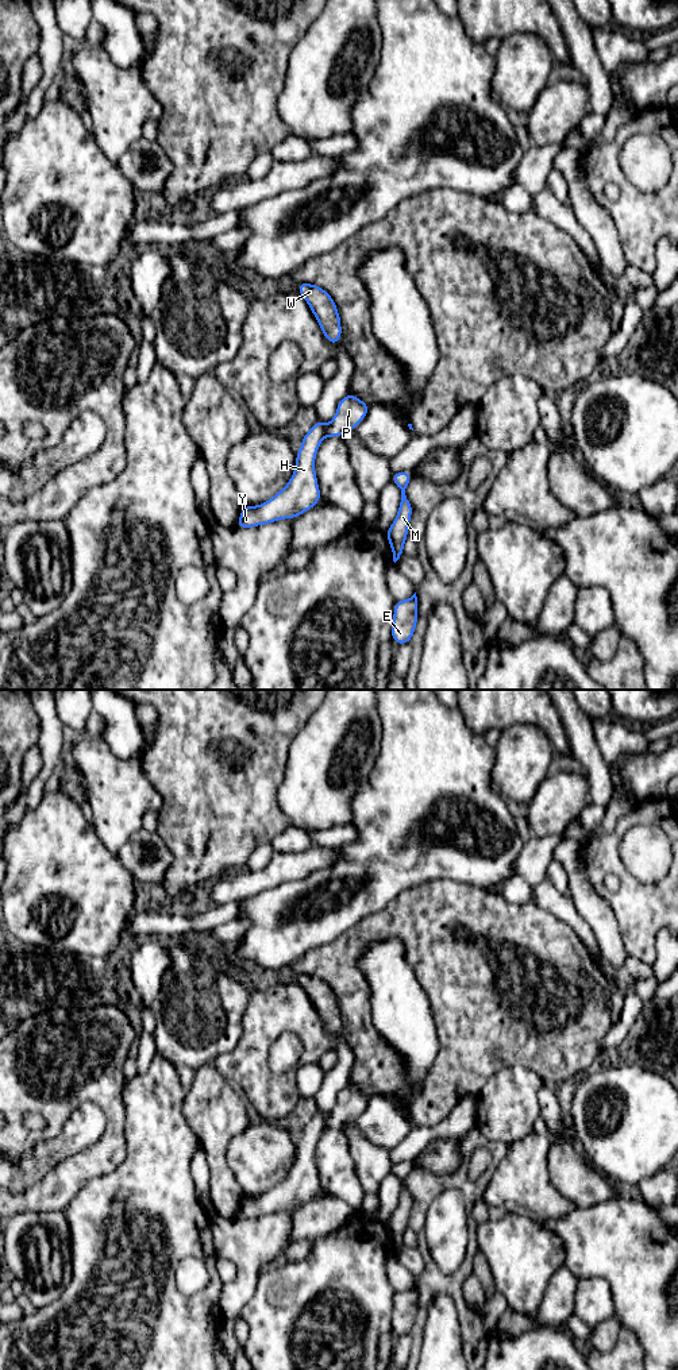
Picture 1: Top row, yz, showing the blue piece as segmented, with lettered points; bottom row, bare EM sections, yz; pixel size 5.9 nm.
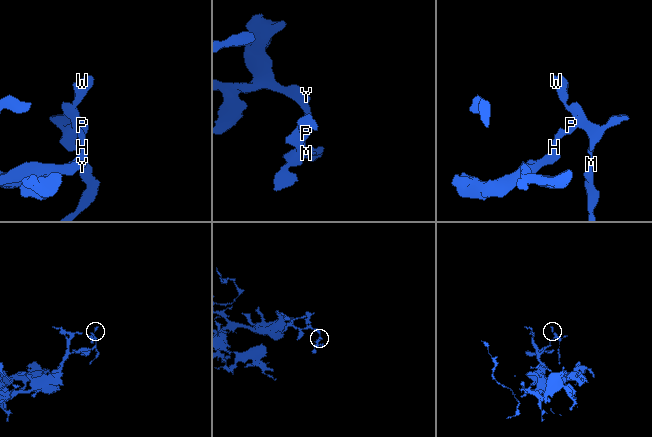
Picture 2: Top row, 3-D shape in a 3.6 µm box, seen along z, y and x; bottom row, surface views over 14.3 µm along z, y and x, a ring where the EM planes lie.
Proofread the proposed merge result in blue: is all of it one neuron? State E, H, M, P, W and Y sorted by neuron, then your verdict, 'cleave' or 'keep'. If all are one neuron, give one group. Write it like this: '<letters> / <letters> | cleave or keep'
E H M P W Y | keep

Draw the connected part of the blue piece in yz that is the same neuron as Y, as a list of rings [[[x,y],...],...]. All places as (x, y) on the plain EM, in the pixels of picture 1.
[[[348,1085],[339,1092],[335,1108],[330,1115],[317,1111],[303,1127],[303,1136],[296,1146],[296,1159],[289,1174],[262,1196],[244,1196],[236,1219],[265,1216],[289,1208],[296,1209],[315,1199],[321,1189],[315,1163],[315,1147],[321,1131],[328,1127],[340,1128],[348,1119],[355,1120],[370,1097],[357,1087]]]

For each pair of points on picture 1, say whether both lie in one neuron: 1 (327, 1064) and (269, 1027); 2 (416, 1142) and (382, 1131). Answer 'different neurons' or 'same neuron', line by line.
1: different neurons
2: different neurons

